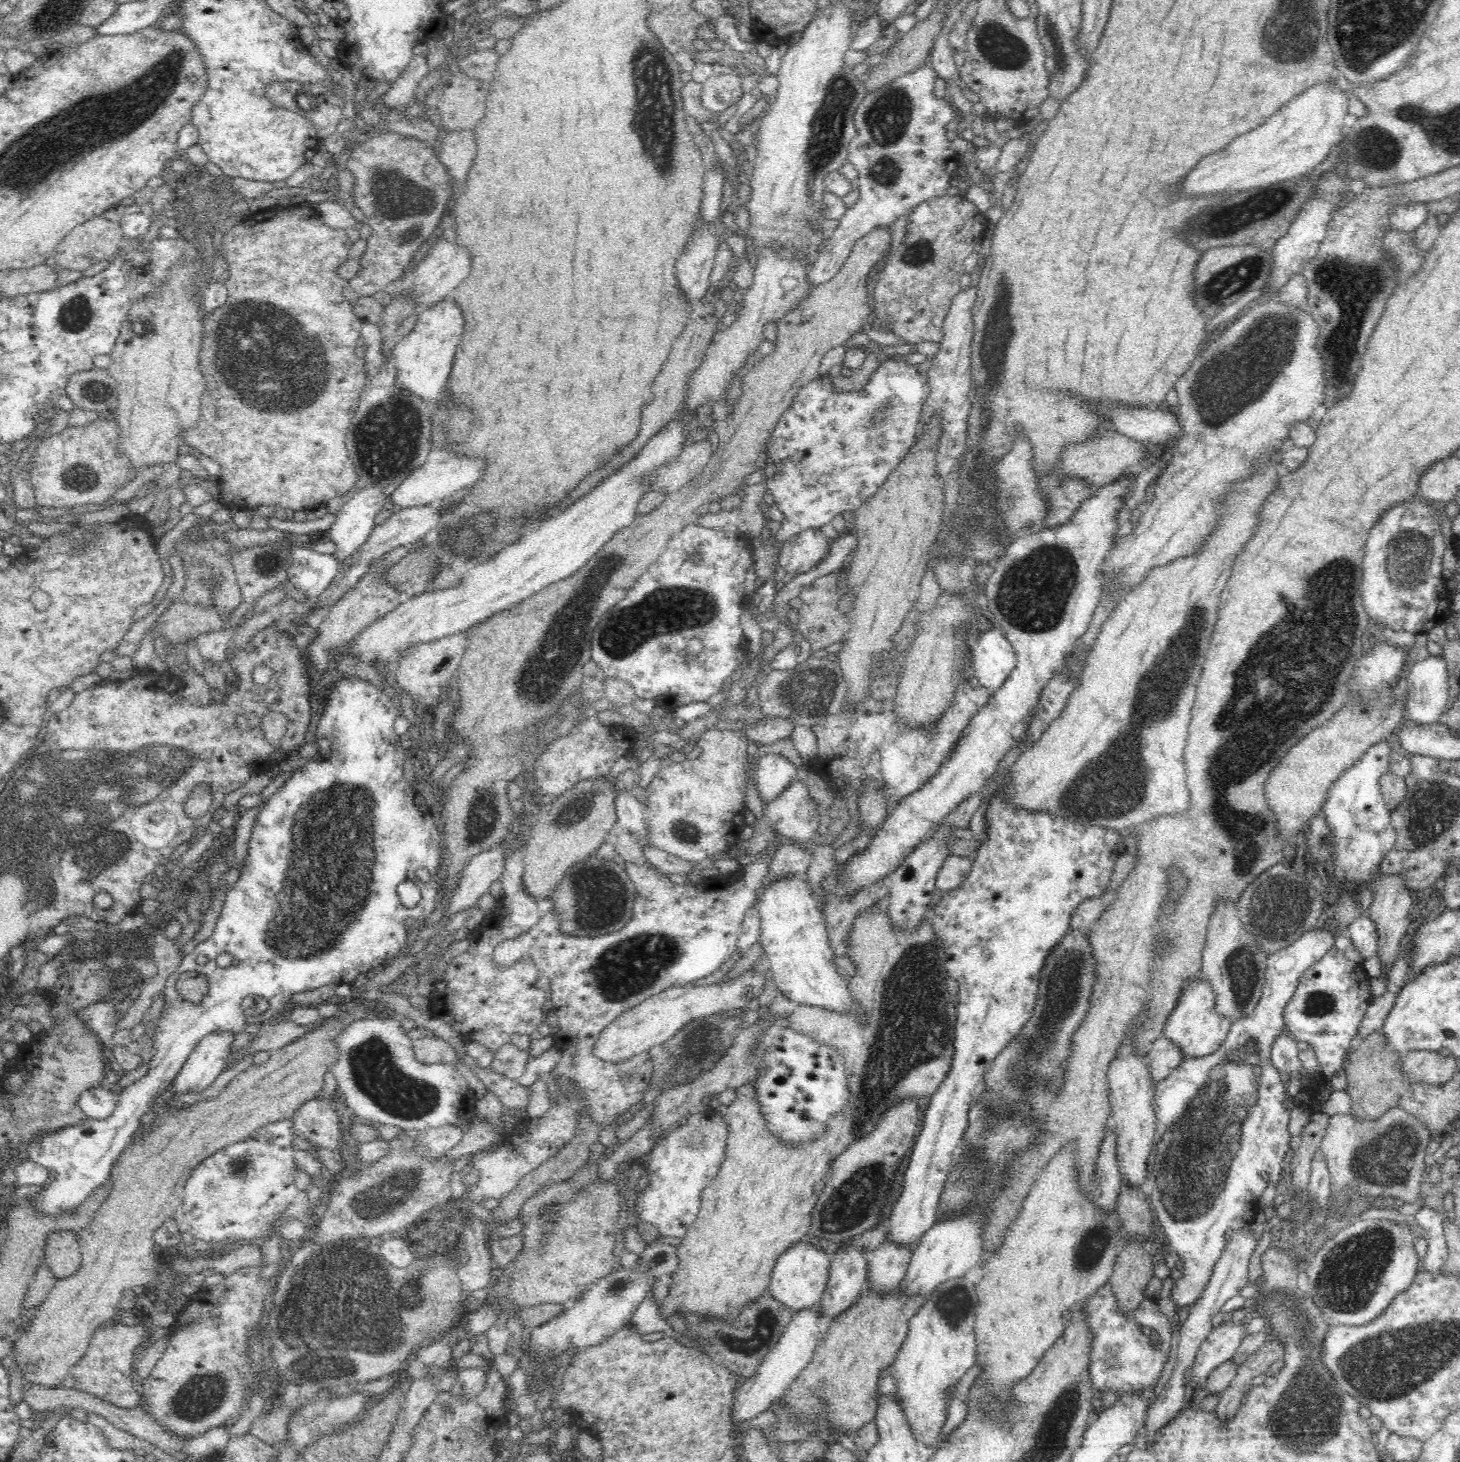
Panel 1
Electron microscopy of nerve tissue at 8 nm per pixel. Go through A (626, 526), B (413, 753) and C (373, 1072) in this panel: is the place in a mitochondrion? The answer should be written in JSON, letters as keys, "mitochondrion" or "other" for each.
{"A":"other","B":"other","C":"mitochondrion"}

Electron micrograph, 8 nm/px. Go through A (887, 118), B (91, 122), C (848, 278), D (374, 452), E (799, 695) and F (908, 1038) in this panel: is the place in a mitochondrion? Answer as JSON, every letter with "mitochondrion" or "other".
{"A":"mitochondrion","B":"mitochondrion","C":"other","D":"mitochondrion","E":"mitochondrion","F":"mitochondrion"}

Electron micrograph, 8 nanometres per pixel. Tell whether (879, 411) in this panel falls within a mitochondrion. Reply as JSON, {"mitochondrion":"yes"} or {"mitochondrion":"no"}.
{"mitochondrion":"yes"}

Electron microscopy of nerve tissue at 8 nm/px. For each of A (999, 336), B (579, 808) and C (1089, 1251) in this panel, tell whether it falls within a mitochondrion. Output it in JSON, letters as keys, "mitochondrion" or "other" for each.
{"A":"mitochondrion","B":"other","C":"mitochondrion"}

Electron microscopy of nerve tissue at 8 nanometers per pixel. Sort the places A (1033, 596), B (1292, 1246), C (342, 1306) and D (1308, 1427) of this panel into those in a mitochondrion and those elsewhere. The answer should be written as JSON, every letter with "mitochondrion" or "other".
{"A":"mitochondrion","B":"other","C":"mitochondrion","D":"mitochondrion"}

